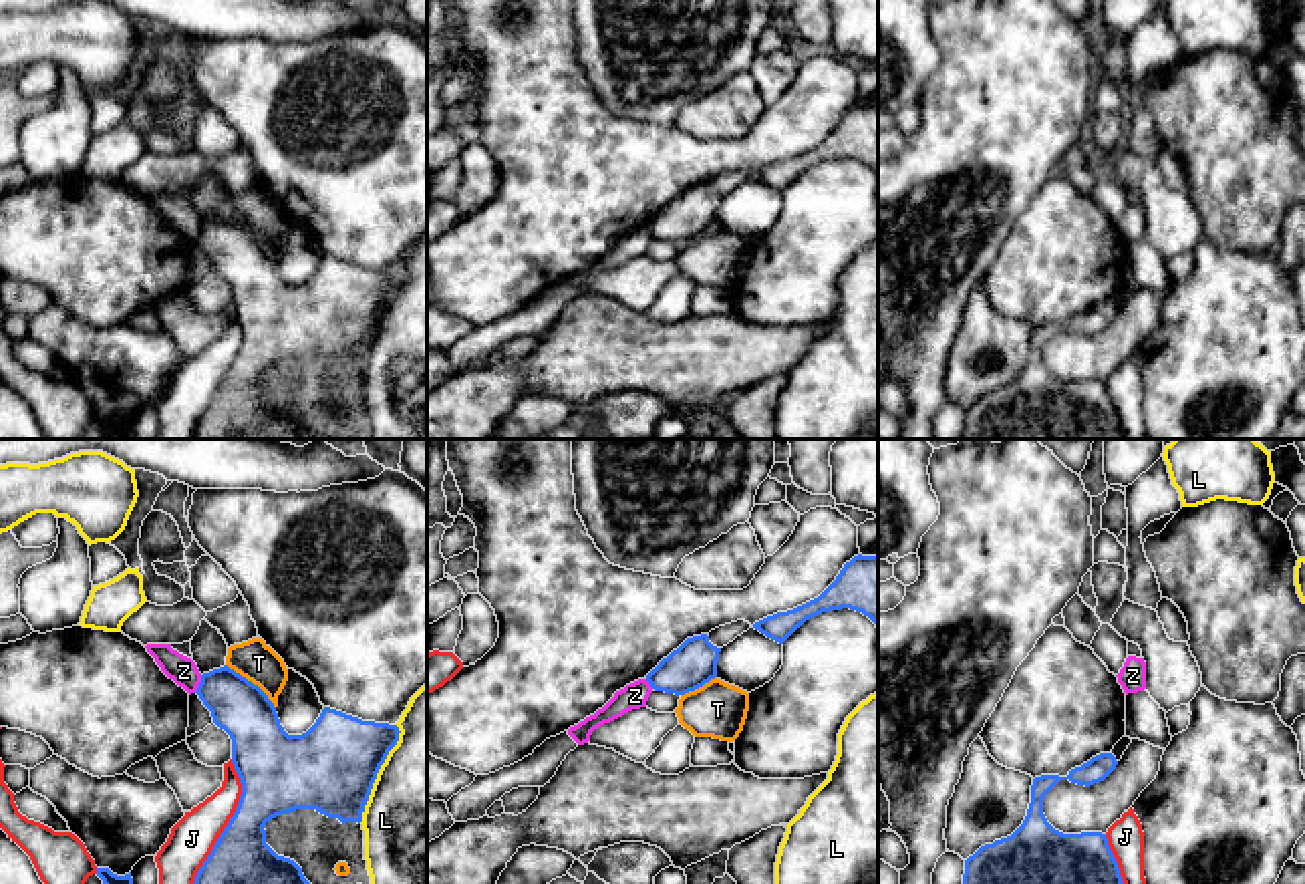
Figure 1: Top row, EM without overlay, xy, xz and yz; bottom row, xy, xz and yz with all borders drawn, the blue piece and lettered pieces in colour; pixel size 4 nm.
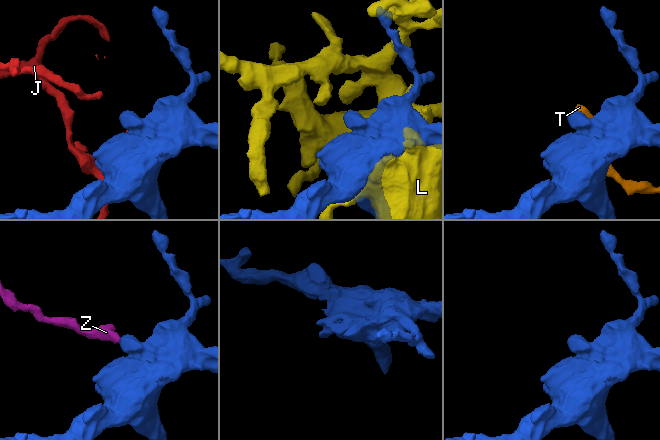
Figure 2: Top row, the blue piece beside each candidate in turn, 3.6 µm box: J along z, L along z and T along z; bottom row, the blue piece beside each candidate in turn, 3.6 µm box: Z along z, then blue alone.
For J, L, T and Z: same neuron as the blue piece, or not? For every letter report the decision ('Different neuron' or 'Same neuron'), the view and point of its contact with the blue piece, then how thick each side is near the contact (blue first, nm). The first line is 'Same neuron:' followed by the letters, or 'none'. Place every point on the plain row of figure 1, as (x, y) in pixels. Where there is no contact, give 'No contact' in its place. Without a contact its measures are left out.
Same neuron: none
J: Different neuron. Touches blue at xy (228, 373). Thickness 360 nm (blue) against 180 nm
L: Different neuron. Touches blue at xy (377, 321). Thickness 360 nm (blue) against 480 nm
T: Different neuron. Touches blue at xy (250, 230). Thickness 220 nm (blue) against 160 nm
Z: Different neuron. Touches blue at xy (200, 232). Thickness 220 nm (blue) against 110 nm

